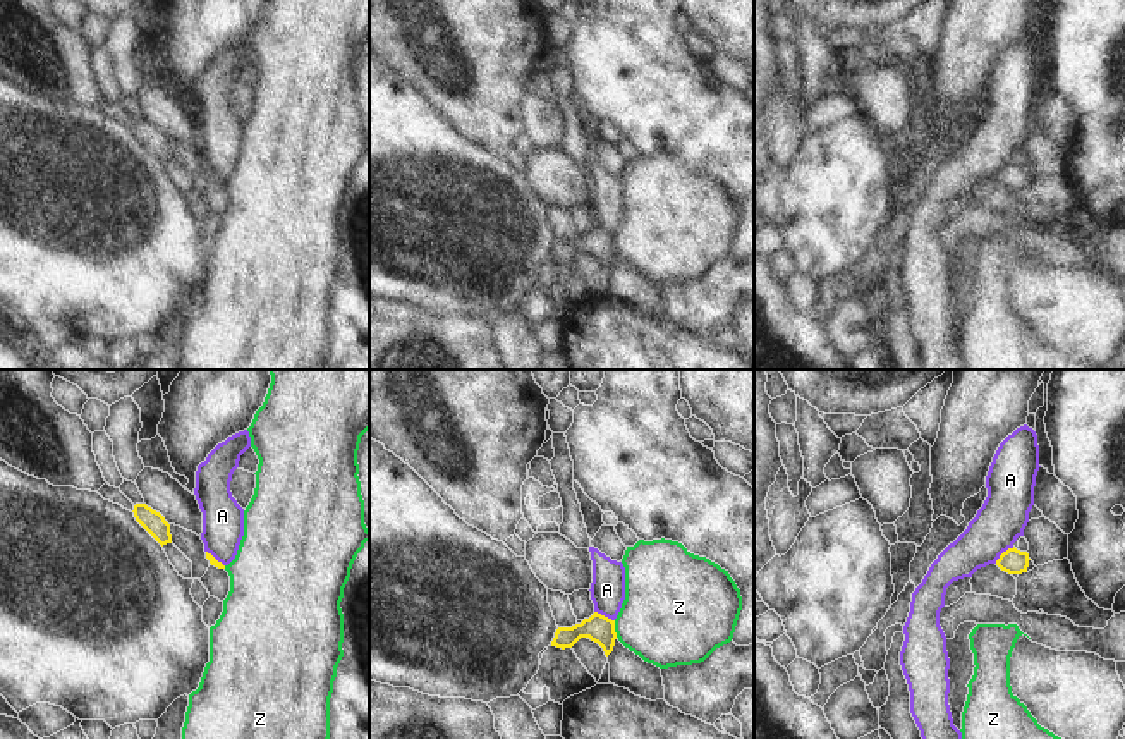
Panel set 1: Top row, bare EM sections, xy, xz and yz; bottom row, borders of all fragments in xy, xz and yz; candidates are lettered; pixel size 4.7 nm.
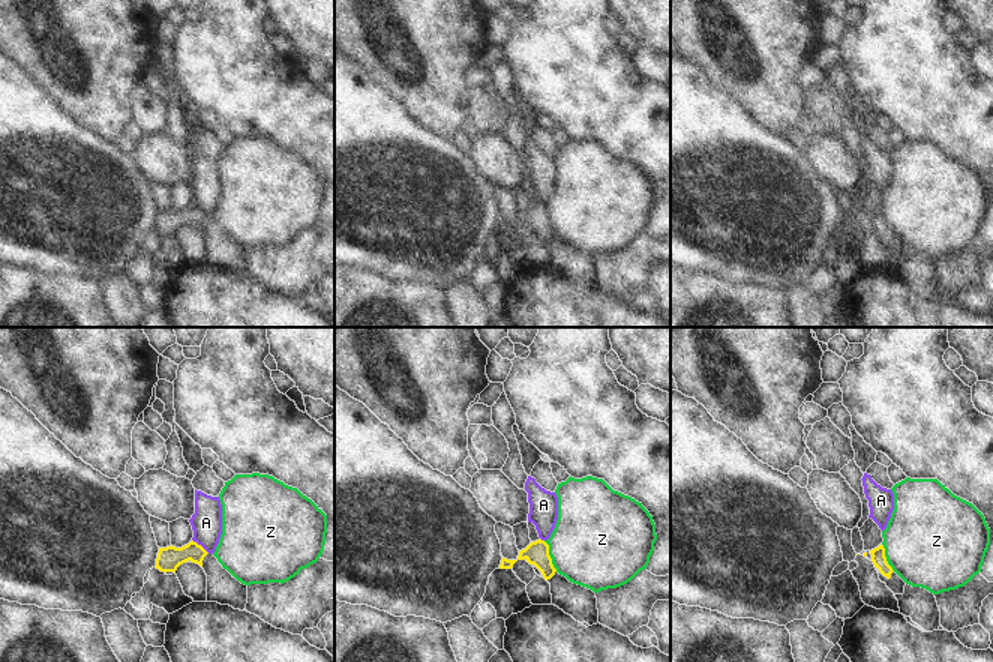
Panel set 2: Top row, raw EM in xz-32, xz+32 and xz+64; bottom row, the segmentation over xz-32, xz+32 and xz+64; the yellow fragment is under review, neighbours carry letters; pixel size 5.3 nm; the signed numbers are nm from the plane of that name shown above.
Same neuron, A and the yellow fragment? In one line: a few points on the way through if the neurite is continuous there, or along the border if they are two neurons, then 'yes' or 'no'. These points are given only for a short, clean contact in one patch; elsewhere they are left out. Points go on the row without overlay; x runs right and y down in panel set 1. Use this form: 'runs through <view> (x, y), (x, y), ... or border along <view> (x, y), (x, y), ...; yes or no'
border along yz (1014, 162), (1009, 162), (995, 177); no

